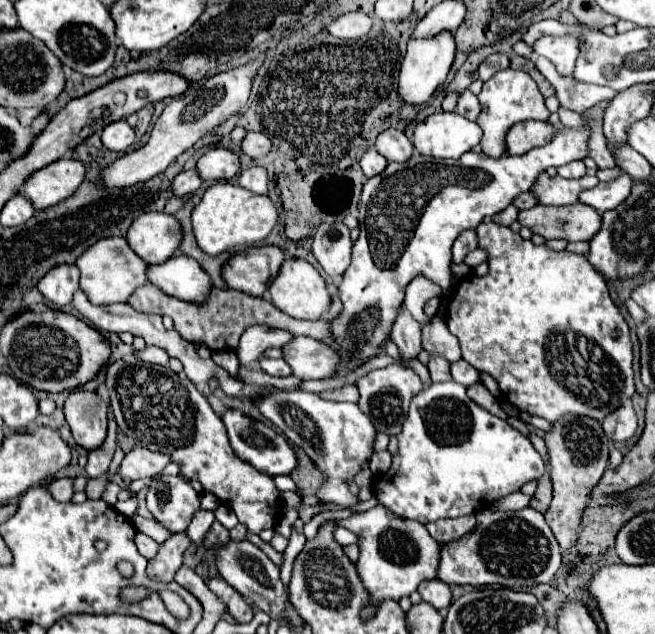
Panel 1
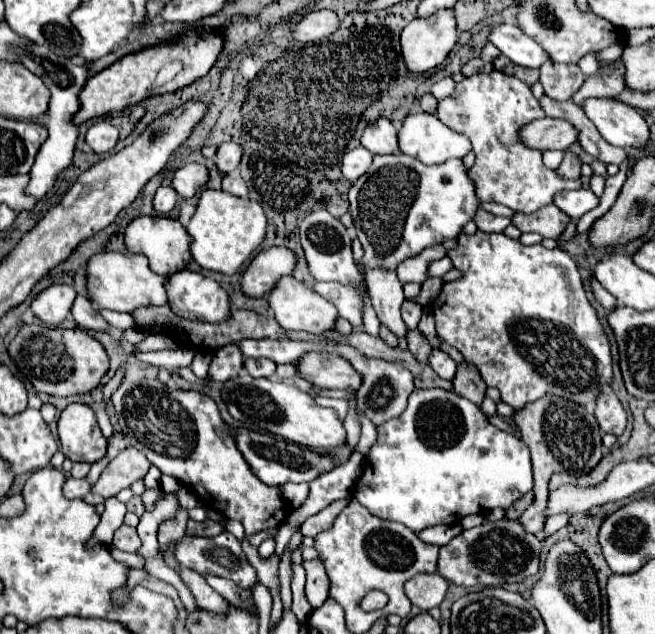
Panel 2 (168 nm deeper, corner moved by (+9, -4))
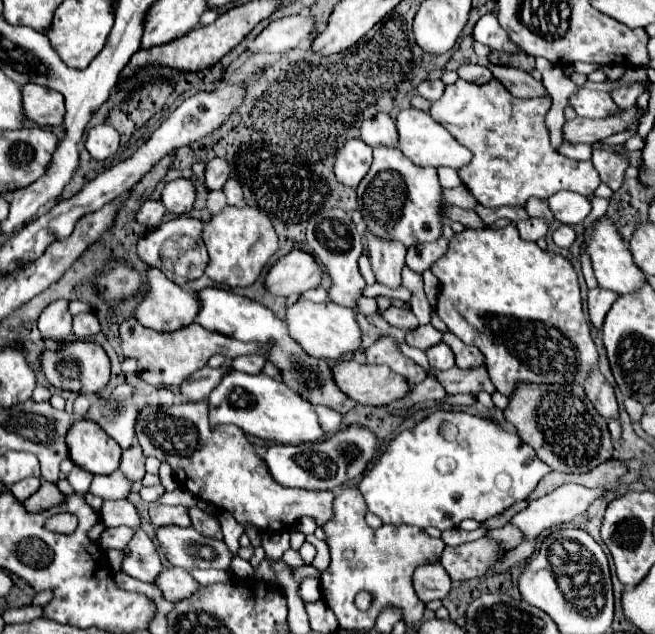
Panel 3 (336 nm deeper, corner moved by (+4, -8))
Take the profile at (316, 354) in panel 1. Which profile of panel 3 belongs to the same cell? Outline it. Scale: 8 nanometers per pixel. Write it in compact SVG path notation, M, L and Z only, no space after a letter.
M358 360L334 364L332 378L348 398L370 406L384 406L410 390L406 380L388 366L370 366Z

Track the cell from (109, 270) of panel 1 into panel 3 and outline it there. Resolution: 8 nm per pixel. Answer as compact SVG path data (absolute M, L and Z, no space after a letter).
M148 268L148 292L142 294L142 298L134 310L134 318L142 326L150 326L152 330L174 332L174 330L180 330L182 326L192 324L198 308L200 306L198 306L198 298L194 292L186 292L184 288L174 284L158 268Z

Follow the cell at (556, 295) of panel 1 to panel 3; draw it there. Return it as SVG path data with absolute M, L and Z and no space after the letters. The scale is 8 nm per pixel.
M516 226L496 230L470 230L450 240L446 256L442 256L432 272L438 276L442 290L438 294L436 312L448 330L464 344L476 346L486 356L486 368L492 384L504 396L512 396L516 384L584 384L592 368L598 364L598 350L590 334L590 326L582 314L580 284L574 266L560 254L540 250L536 242L520 240Z

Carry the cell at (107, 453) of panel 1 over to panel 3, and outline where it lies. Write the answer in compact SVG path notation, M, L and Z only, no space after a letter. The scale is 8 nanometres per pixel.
M74 466L72 472L68 474L68 482L70 482L70 486L72 486L78 494L84 494L84 492L88 490L88 486L90 486L92 479L93 474L86 472L86 470L82 470L82 468L78 468L78 466Z

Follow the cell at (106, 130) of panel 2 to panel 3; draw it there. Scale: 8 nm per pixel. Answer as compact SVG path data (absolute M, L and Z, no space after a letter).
M94 126L88 130L86 150L96 160L106 160L112 154L116 154L118 144L120 144L120 134L112 126Z

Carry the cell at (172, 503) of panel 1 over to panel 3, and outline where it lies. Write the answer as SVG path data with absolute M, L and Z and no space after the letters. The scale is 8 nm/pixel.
M136 530L130 546L124 552L126 552L126 558L124 558L122 572L142 582L156 582L164 566L160 562L160 554L156 552L154 542L144 530Z

